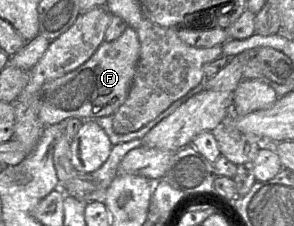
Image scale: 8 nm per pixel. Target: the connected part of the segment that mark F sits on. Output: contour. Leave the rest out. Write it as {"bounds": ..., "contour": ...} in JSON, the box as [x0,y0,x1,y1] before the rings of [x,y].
{"bounds":[37,26,139,126],"contour":[[[127,26],[114,41],[103,41],[87,62],[42,87],[37,97],[40,121],[44,126],[51,126],[70,118],[91,120],[112,116],[128,95],[139,55],[139,38],[136,29],[132,27]]]}

